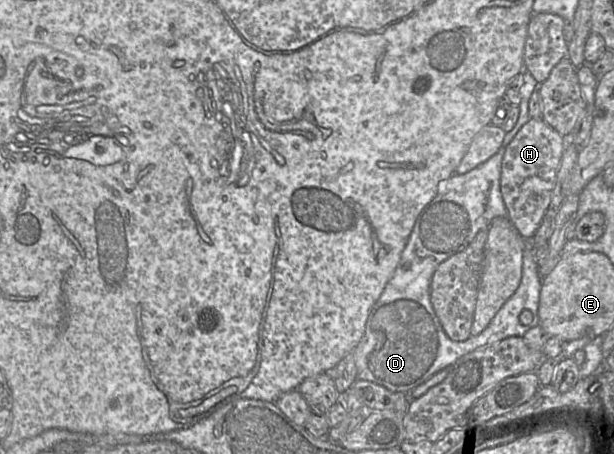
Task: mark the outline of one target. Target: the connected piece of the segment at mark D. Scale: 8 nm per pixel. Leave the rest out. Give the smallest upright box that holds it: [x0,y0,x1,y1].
[352,147,541,393]

